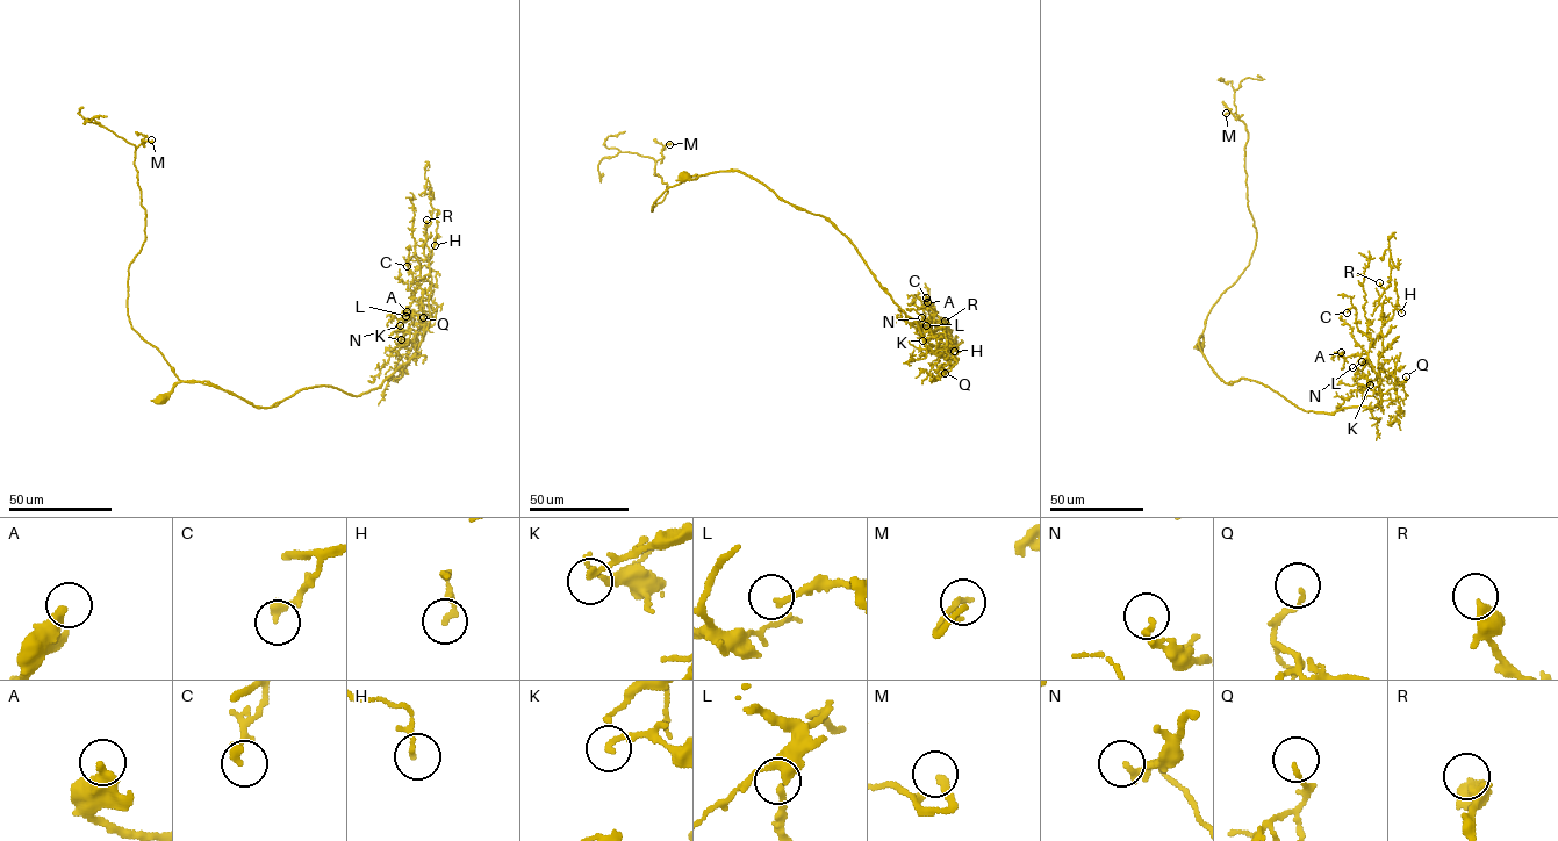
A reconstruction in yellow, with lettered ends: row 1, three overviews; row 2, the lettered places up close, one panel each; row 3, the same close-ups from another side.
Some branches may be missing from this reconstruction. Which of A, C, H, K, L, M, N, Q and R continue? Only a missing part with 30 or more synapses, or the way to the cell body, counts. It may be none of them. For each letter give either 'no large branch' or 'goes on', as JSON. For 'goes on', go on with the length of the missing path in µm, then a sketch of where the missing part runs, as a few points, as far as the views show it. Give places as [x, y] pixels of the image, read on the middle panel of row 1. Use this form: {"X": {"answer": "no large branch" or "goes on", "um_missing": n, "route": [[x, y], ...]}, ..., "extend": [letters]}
{"A": {"answer": "goes on", "um_missing": 40, "route": [[927, 302], [924, 295], [909, 290], [904, 284], [902, 294]]}, "C": {"answer": "no large branch"}, "H": {"answer": "no large branch"}, "K": {"answer": "no large branch"}, "L": {"answer": "goes on", "um_missing": 50, "route": [[926, 325], [919, 316], [919, 297], [894, 265]]}, "M": {"answer": "no large branch"}, "N": {"answer": "no large branch"}, "Q": {"answer": "no large branch"}, "R": {"answer": "no large branch"}, "extend": ["A", "L"]}

